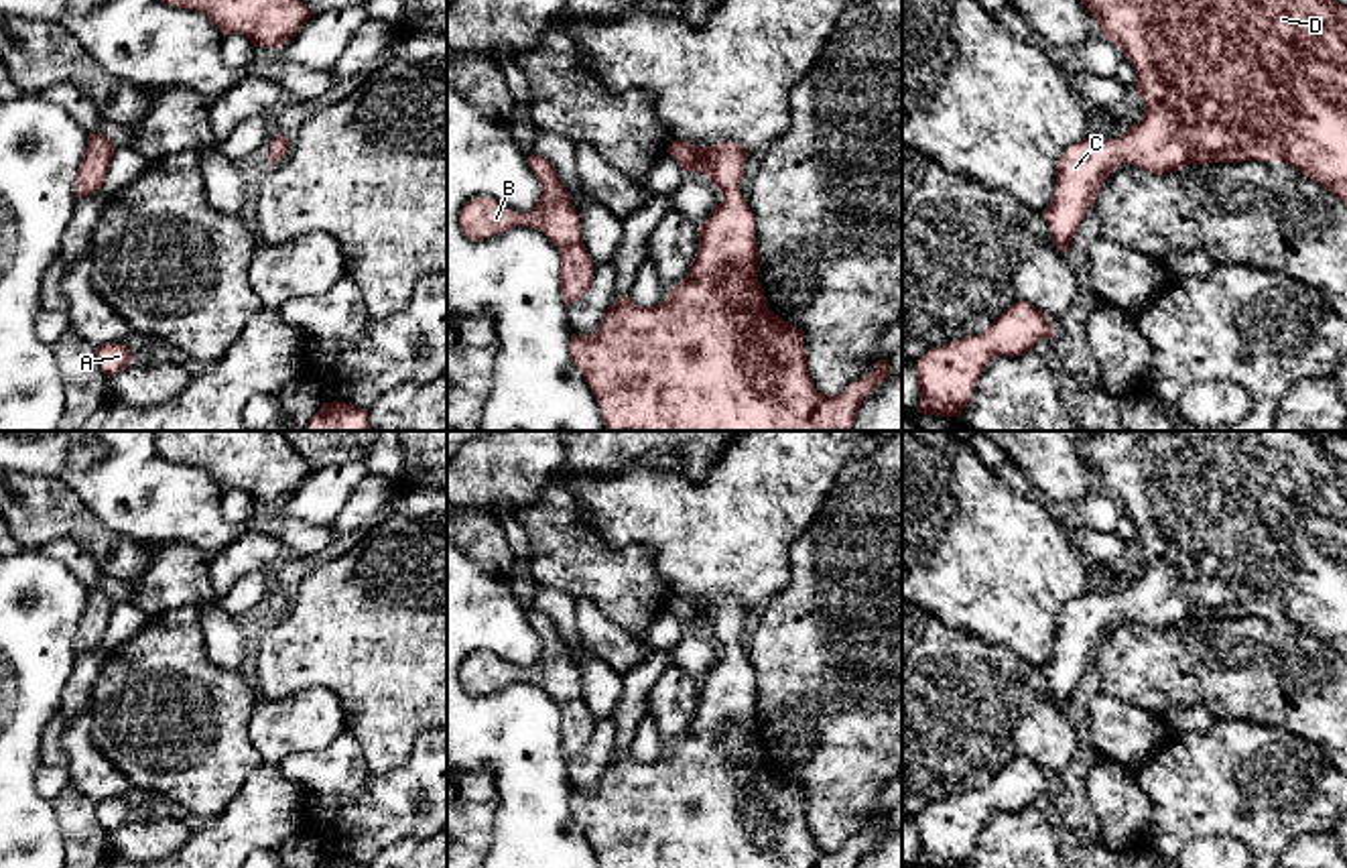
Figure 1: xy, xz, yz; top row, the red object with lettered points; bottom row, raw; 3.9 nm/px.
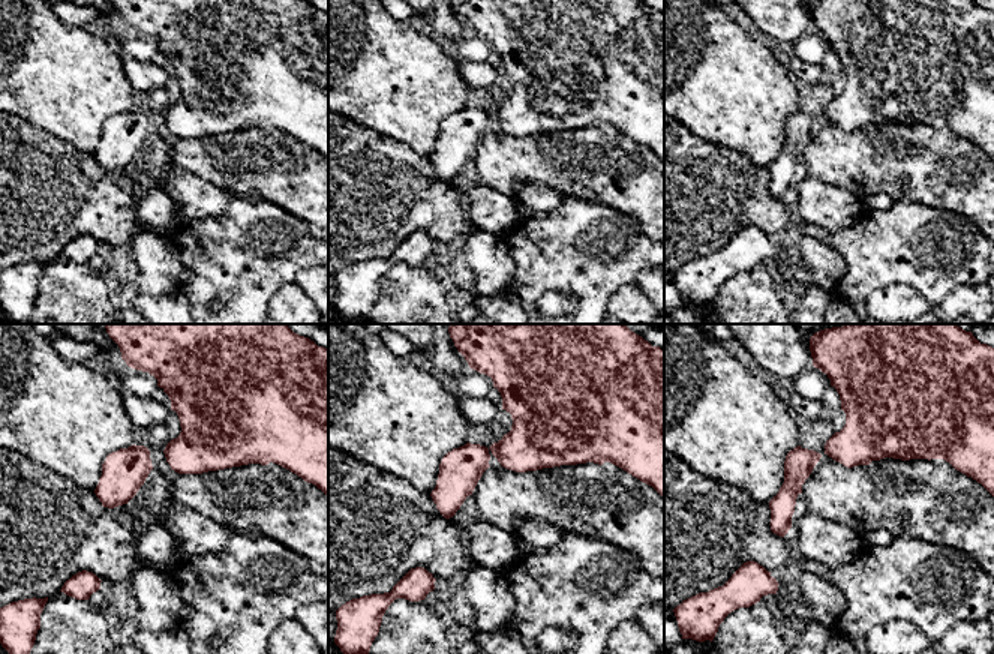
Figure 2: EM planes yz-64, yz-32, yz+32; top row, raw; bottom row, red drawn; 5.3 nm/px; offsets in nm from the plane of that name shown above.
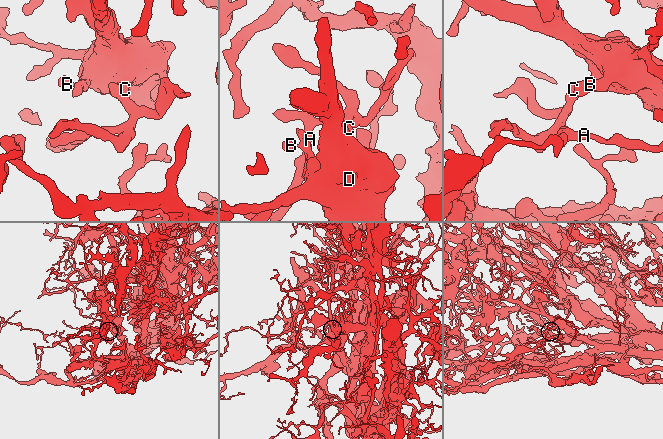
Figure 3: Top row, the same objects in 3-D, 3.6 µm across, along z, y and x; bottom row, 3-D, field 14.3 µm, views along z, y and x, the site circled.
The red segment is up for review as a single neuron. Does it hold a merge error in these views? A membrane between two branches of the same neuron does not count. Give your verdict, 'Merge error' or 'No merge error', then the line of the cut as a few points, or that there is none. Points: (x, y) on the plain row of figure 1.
No merge error. No split

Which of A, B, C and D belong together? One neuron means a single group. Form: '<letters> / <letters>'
A B C D

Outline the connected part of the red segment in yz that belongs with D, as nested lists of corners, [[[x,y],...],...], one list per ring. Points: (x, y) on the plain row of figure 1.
[[[1101,431],[1099,435],[1083,437],[1077,451],[1097,474],[1099,490],[1117,500],[1136,522],[1138,551],[1146,555],[1146,569],[1138,579],[1130,579],[1119,596],[1087,592],[1059,612],[1052,657],[1042,667],[1059,707],[1071,707],[1085,667],[1093,663],[1095,650],[1119,618],[1162,630],[1182,626],[1186,620],[1282,616],[1333,646],[1347,661],[1347,461],[1331,455],[1304,431]]]

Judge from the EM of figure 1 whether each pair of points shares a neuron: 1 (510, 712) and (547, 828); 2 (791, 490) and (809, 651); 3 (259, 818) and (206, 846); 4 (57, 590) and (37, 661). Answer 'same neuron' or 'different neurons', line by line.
1: same neuron
2: different neurons
3: same neuron
4: same neuron

